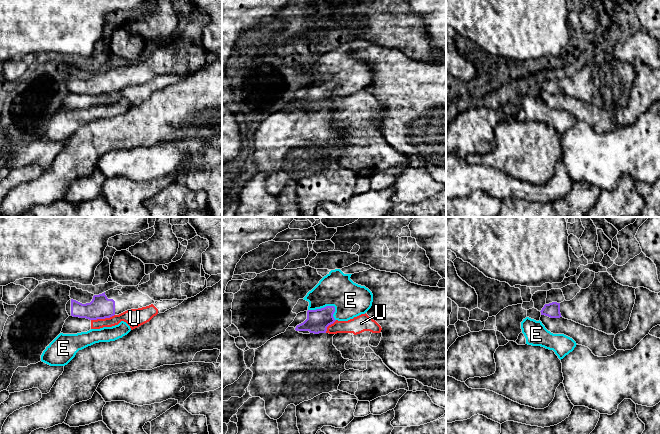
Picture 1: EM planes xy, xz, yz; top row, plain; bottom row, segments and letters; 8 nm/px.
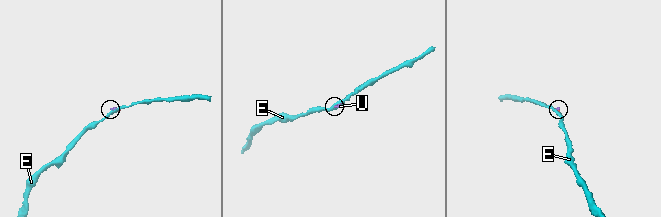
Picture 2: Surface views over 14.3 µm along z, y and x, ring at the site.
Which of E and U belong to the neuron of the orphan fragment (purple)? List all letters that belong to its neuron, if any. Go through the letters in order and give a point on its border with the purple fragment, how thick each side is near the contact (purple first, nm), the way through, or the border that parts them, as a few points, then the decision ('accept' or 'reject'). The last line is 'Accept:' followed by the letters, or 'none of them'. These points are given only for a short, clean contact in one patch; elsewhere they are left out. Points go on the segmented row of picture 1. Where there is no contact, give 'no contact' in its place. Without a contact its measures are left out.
E: meets purple in xz at (328, 306); 180 nm thick on the purple side, 280 nm on the other; border along xz (308, 309), (333, 306), (333, 318), (335, 320); reject
U: meets purple in xy at (102, 318); 180 nm thick on the purple side, 140 nm on the other; border along xy (114, 314), (109, 317), (91, 320); reject
Accept: none of them

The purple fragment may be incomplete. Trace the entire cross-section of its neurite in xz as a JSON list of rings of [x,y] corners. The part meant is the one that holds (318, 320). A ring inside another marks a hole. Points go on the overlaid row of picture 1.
[[[334,306],[308,310],[307,319],[303,323],[295,328],[288,327],[284,333],[271,338],[264,345],[255,349],[254,363],[250,367],[253,377],[247,388],[252,397],[260,397],[265,401],[266,414],[271,419],[279,419],[290,404],[297,406],[322,393],[338,390],[340,374],[346,370],[345,363],[349,359],[344,359],[341,352],[333,345],[333,336],[335,334],[326,332],[327,327],[336,321],[333,317],[334,312]]]

